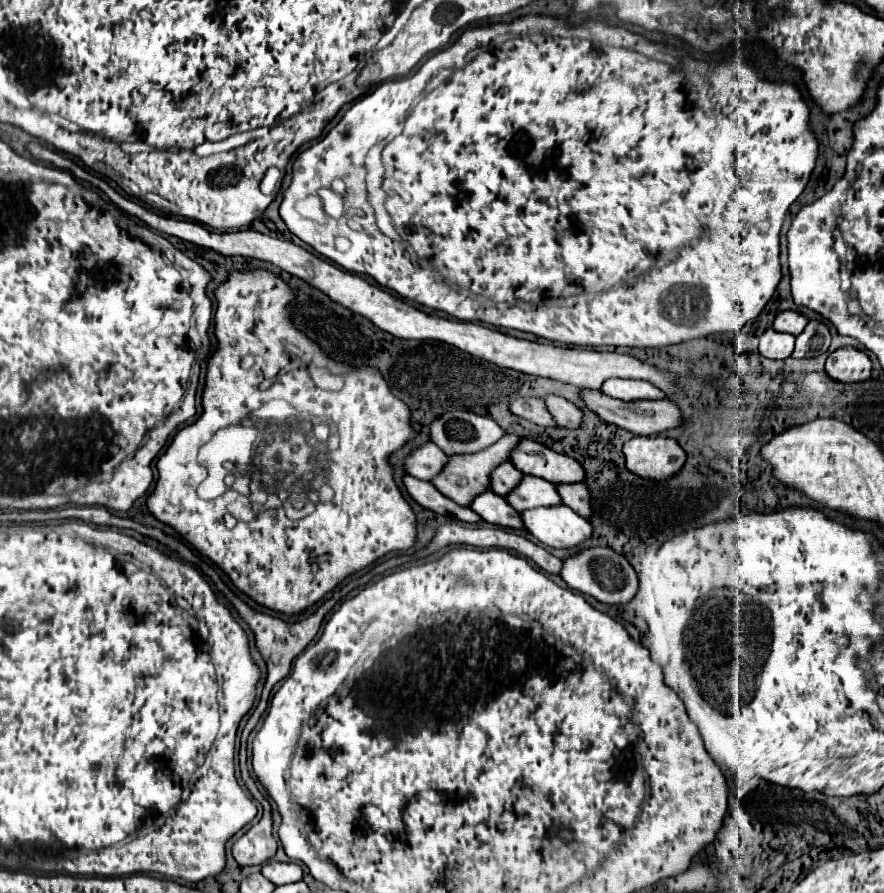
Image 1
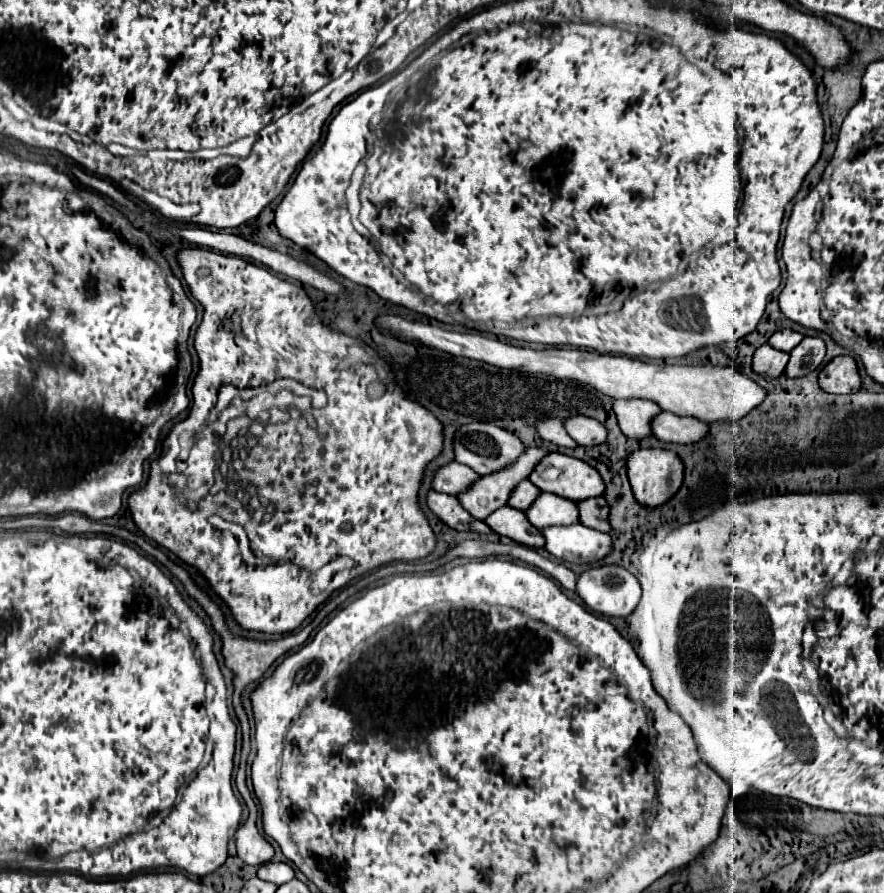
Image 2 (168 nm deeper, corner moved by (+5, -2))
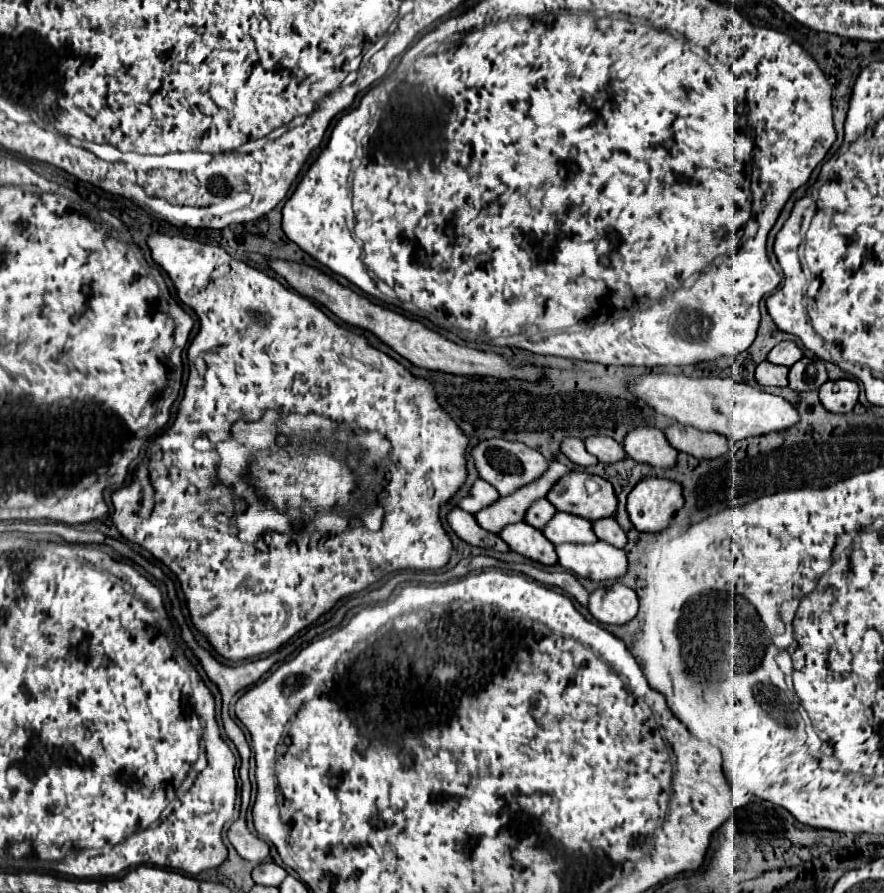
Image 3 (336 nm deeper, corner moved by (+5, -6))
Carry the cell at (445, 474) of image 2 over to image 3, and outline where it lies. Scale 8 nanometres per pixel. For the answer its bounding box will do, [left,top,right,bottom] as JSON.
[459,478,499,514]

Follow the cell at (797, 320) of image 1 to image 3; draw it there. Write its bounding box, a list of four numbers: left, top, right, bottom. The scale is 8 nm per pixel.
[767,340,803,366]

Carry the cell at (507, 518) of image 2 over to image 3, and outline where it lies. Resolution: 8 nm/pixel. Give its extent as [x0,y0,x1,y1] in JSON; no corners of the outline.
[499,522,557,564]

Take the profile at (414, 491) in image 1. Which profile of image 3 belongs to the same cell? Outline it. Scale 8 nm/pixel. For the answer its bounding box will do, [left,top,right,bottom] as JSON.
[447,508,509,552]

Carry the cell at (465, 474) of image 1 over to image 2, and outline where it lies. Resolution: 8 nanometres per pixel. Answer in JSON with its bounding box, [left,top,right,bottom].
[459,448,547,520]

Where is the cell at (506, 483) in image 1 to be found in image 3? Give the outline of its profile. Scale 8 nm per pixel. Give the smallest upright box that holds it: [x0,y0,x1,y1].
[525,498,557,530]

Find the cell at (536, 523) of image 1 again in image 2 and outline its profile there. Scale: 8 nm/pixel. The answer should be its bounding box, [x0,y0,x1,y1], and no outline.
[541,524,613,564]

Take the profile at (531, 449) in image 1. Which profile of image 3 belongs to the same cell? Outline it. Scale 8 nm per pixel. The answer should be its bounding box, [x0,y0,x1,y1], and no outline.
[547,470,617,520]

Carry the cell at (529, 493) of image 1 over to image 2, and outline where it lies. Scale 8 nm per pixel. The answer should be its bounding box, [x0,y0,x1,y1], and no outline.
[527,492,579,530]

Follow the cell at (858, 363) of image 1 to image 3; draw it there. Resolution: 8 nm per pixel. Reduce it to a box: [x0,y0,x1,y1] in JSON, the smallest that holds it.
[819,380,859,414]

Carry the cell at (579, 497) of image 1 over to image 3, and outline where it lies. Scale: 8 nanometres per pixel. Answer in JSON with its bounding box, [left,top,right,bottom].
[591,518,627,548]

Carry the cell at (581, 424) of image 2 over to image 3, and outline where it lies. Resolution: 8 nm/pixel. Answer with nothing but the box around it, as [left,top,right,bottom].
[583,436,625,462]

